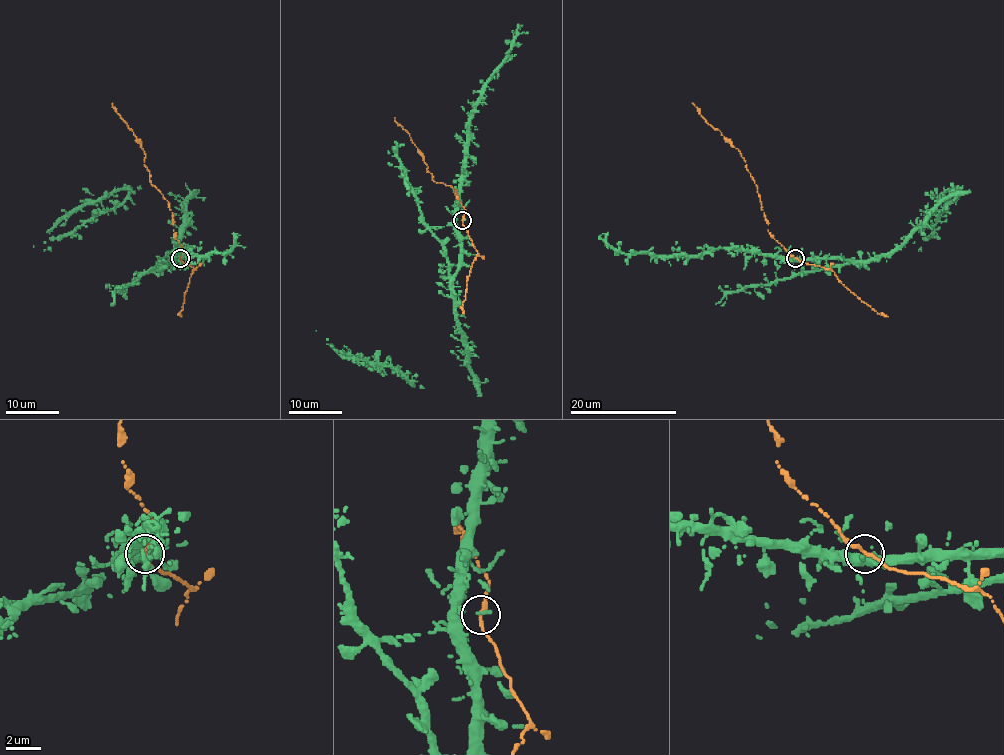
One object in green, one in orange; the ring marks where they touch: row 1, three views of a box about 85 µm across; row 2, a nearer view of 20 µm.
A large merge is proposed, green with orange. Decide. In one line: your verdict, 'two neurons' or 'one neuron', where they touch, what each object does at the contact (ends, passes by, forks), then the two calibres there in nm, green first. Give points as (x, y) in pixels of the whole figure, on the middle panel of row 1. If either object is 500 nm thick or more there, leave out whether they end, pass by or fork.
one neuron; place (462, 220); green ends; orange passes by; calibres 240 and 200 nm

